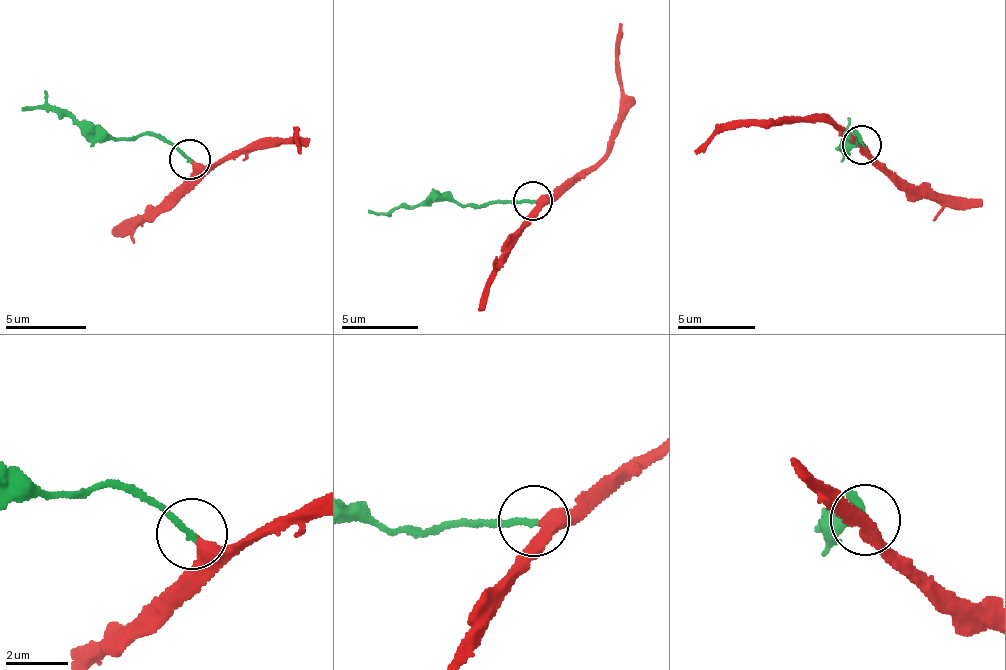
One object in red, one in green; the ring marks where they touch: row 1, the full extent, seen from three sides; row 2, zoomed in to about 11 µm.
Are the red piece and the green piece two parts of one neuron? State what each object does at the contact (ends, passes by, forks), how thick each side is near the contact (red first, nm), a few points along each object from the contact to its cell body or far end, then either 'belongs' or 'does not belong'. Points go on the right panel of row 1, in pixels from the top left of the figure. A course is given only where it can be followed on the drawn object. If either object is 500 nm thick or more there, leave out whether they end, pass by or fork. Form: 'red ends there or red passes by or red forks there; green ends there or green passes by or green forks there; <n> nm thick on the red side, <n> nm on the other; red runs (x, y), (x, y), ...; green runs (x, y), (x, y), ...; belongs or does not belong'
red ends there; green ends there; 400 nm thick on the red side, 200 nm on the other; red runs (863, 143), (821, 122), (769, 124), (722, 128), (695, 153); green runs (863, 143), (858, 131), (847, 146), (845, 135), (850, 134), (843, 139); belongs

